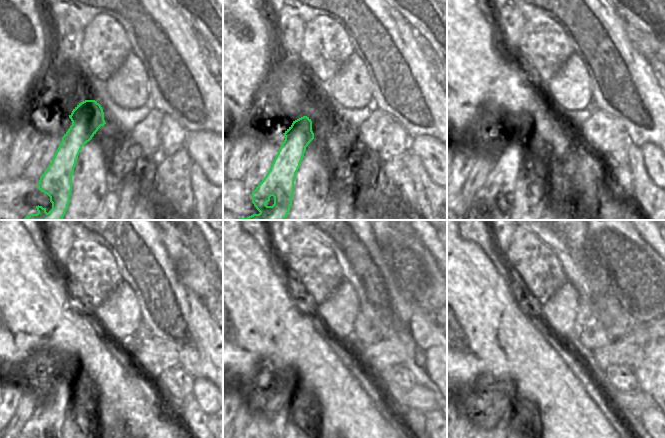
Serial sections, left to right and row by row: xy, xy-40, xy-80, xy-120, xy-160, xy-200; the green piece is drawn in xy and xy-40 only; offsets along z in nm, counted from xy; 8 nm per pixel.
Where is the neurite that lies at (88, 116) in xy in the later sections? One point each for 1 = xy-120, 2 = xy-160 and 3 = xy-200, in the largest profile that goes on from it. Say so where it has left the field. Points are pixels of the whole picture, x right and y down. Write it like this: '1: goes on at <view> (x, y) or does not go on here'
1: goes on at xy-120 (46, 422)
2: goes on at xy-160 (259, 423)
3: goes on at xy-200 (508, 416)

